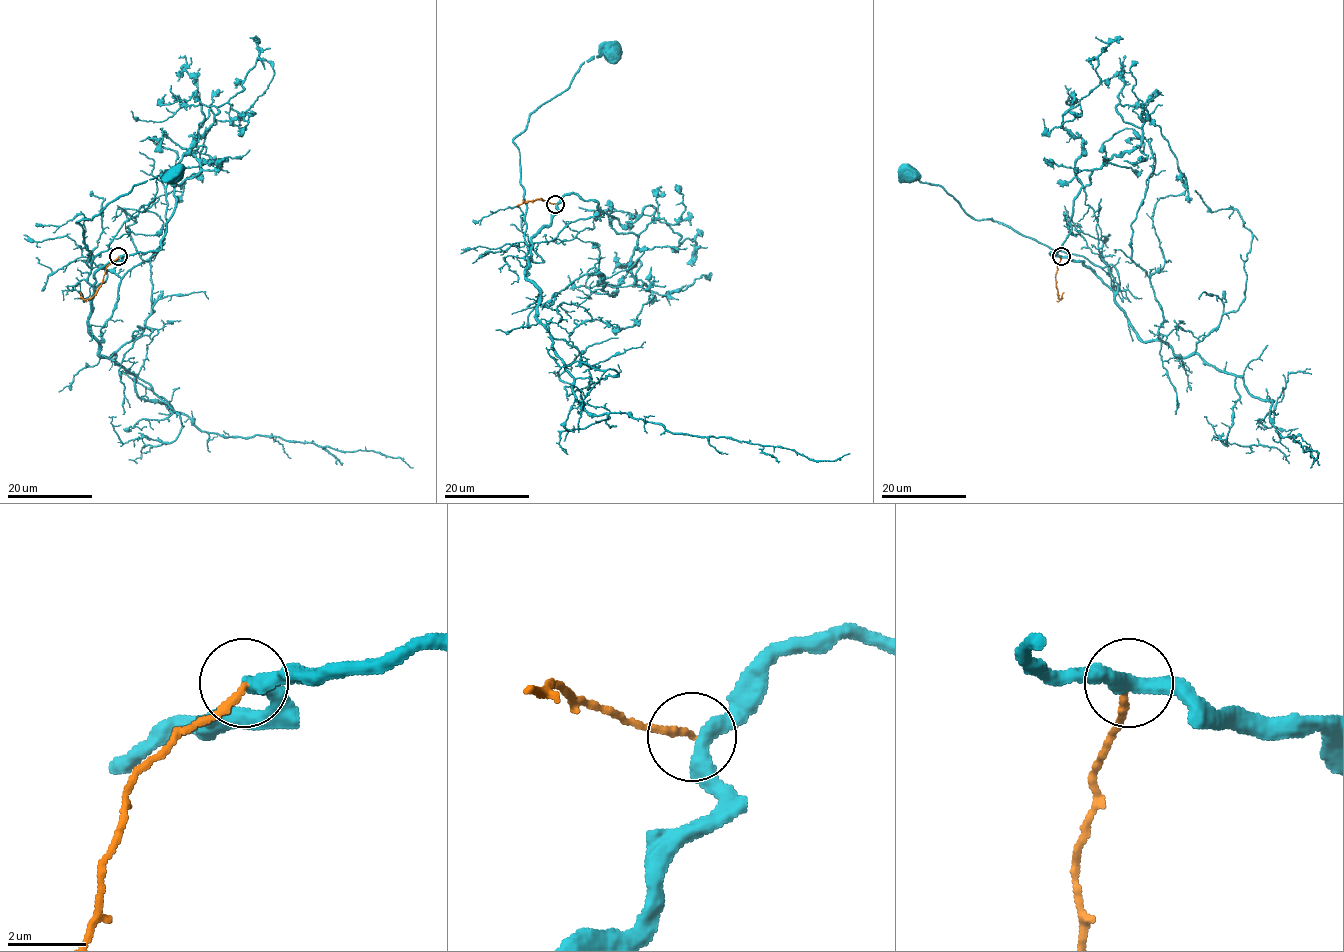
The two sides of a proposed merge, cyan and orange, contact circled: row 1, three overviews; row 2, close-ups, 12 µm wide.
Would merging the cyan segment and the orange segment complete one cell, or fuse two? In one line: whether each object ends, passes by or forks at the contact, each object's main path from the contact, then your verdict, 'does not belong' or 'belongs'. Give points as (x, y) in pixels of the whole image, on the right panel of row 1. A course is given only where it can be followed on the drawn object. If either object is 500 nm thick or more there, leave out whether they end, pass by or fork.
cyan passes by; orange ends there; cyan runs (1061, 257), (1079, 260), (1116, 291), (1110, 264), (1101, 267), (974, 219), (941, 186), (909, 175); orange runs (1061, 257), (1056, 282), (1060, 299), (1063, 292); does not belong

